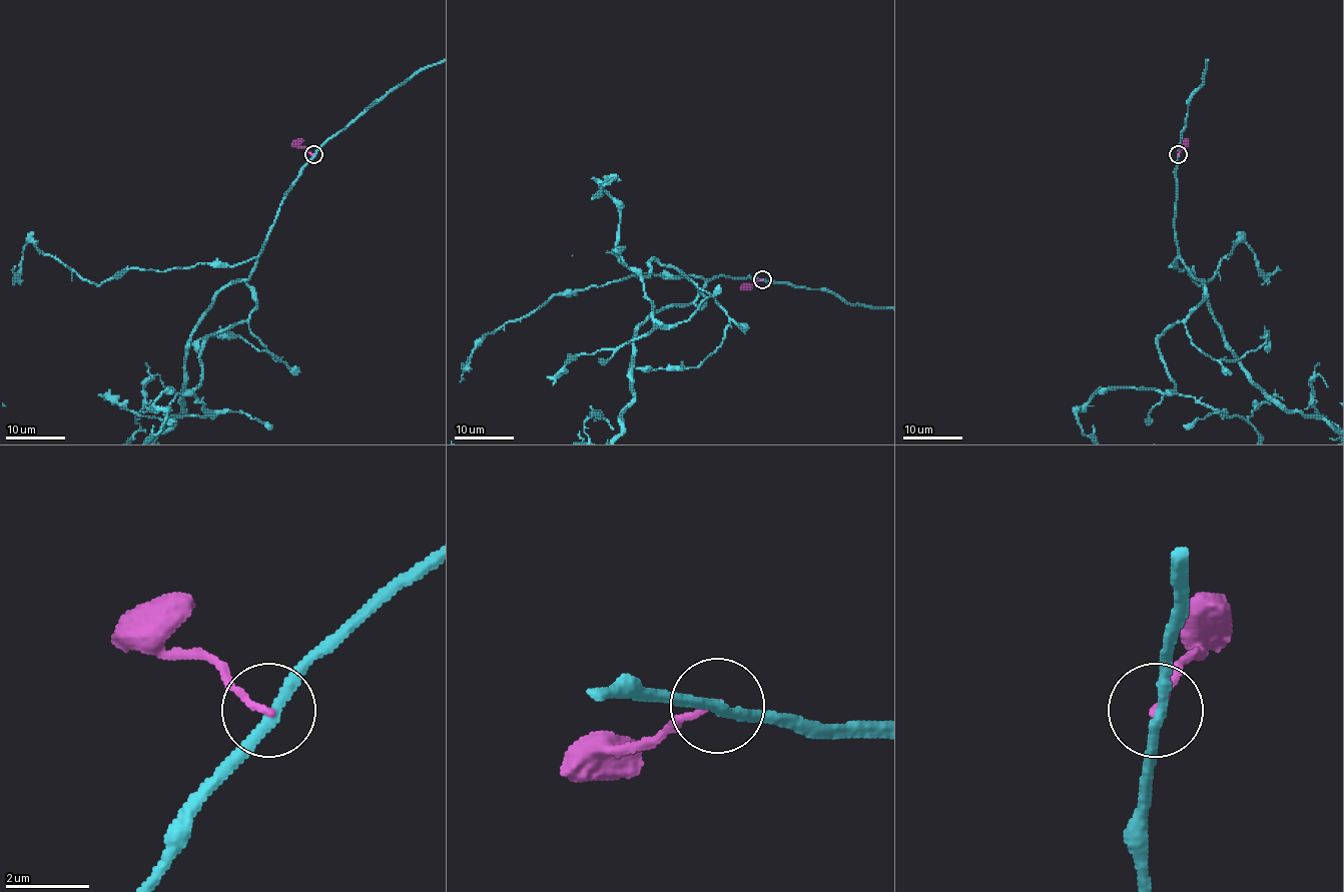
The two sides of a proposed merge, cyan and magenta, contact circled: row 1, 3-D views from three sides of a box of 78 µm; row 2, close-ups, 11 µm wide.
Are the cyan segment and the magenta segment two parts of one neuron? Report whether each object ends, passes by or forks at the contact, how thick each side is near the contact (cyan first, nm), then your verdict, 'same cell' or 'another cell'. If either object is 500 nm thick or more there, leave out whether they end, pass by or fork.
cyan passes by; magenta ends; calibres 260 and 150 nm; another cell

